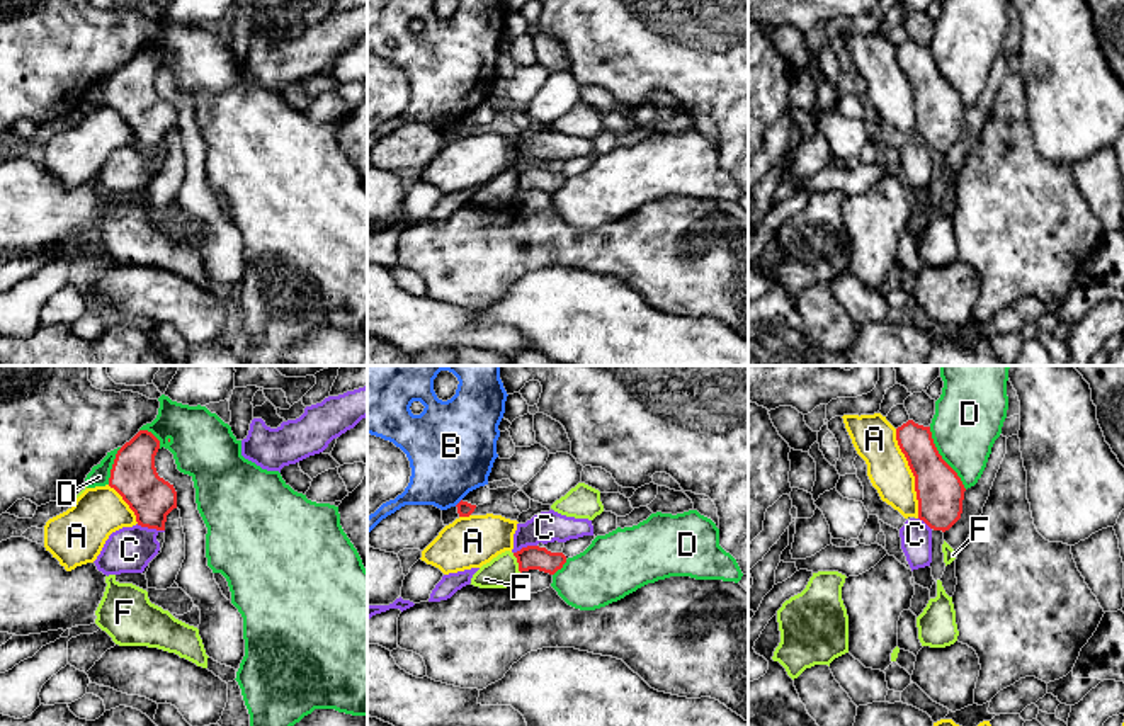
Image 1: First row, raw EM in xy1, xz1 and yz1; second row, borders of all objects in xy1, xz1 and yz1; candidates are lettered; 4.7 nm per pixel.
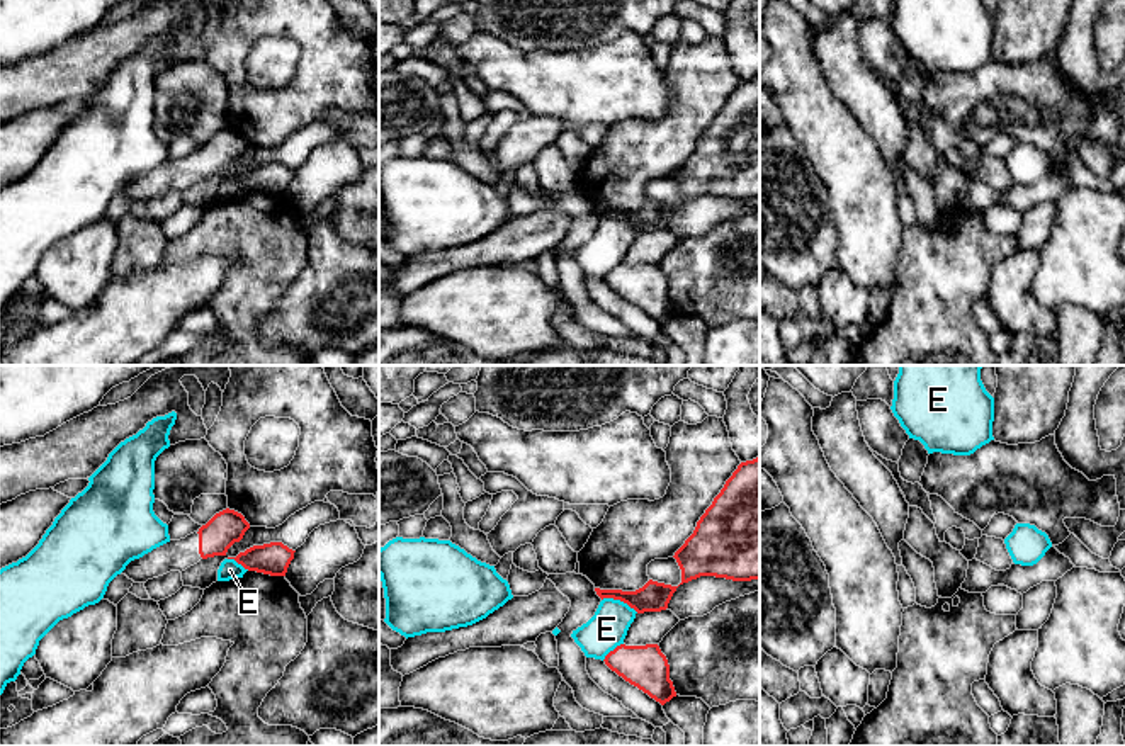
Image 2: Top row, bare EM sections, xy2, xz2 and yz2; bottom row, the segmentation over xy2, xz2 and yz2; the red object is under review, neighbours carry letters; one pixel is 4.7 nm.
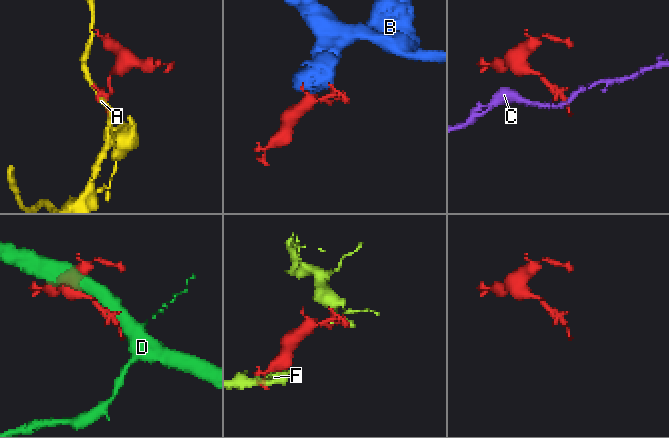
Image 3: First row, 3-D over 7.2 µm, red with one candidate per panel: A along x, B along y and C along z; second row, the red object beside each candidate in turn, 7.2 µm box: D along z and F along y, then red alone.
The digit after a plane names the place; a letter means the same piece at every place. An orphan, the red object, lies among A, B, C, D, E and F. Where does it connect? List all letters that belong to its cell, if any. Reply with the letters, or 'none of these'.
none of these

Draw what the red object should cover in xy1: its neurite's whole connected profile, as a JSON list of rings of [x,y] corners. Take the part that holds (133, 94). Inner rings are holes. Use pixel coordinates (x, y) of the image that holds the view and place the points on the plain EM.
[[[139,49],[117,70],[109,105],[134,131],[138,145],[165,150],[167,134],[177,128],[177,111],[156,92],[158,68],[160,60],[151,51]]]

